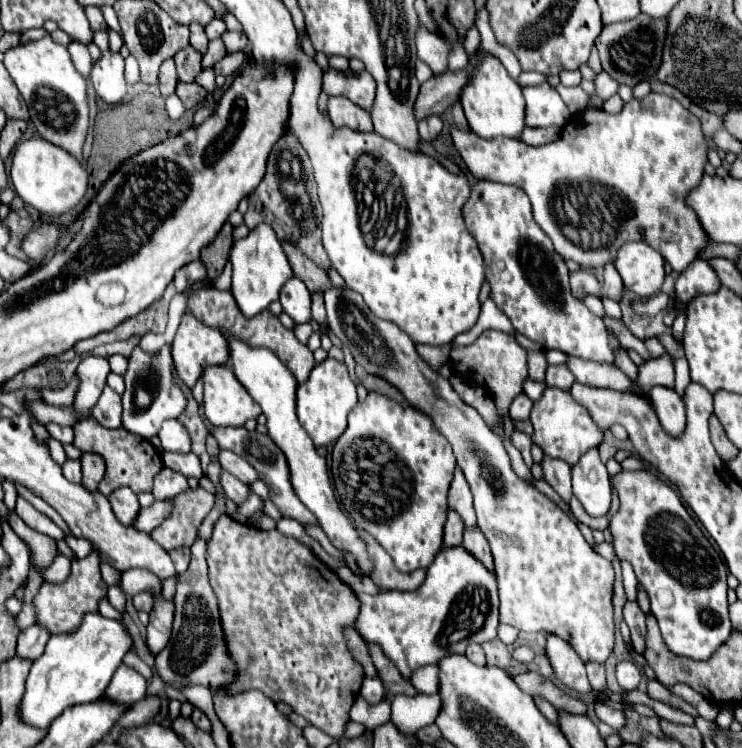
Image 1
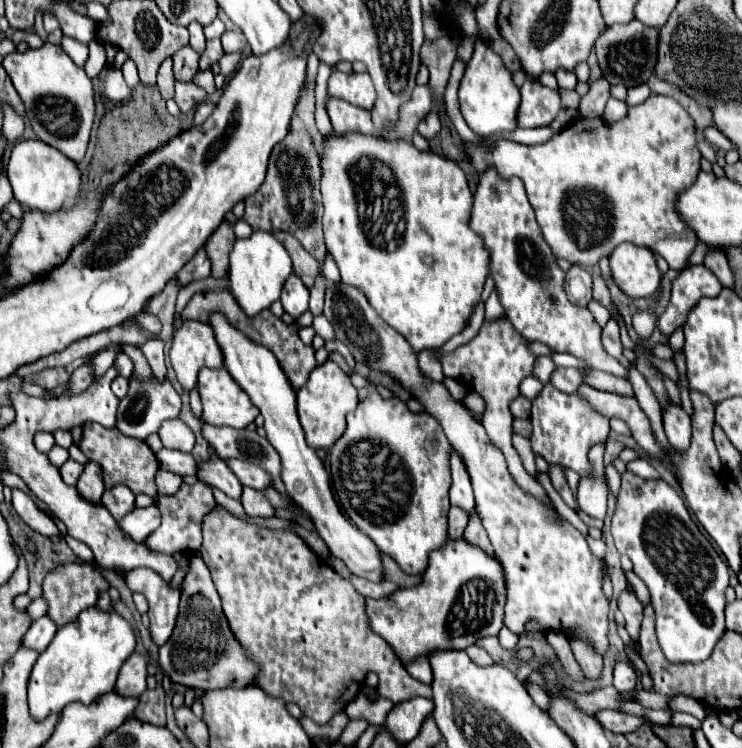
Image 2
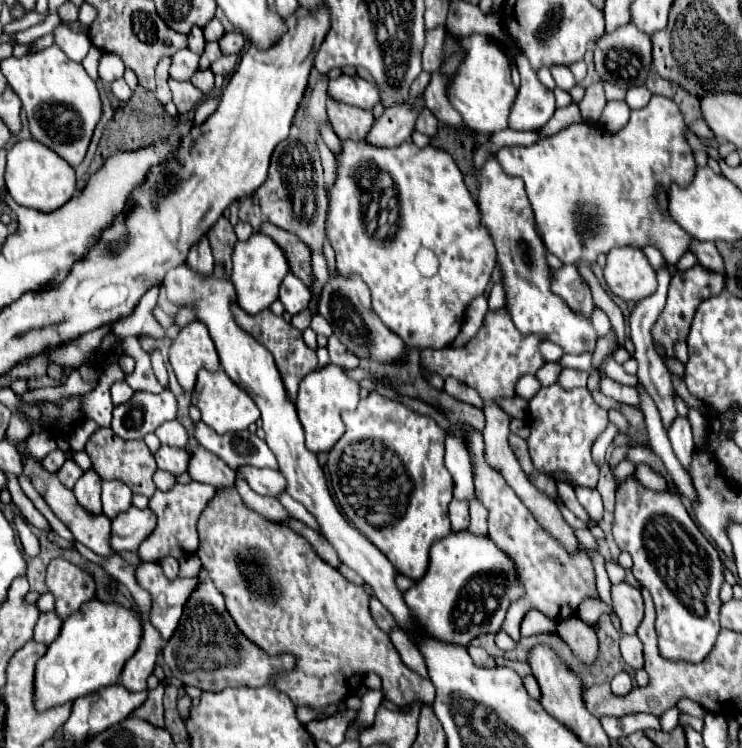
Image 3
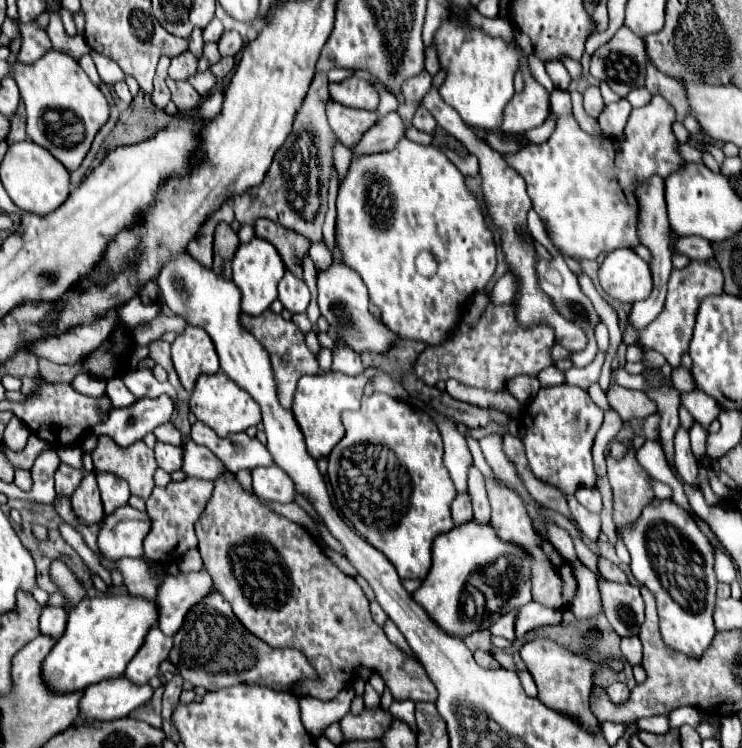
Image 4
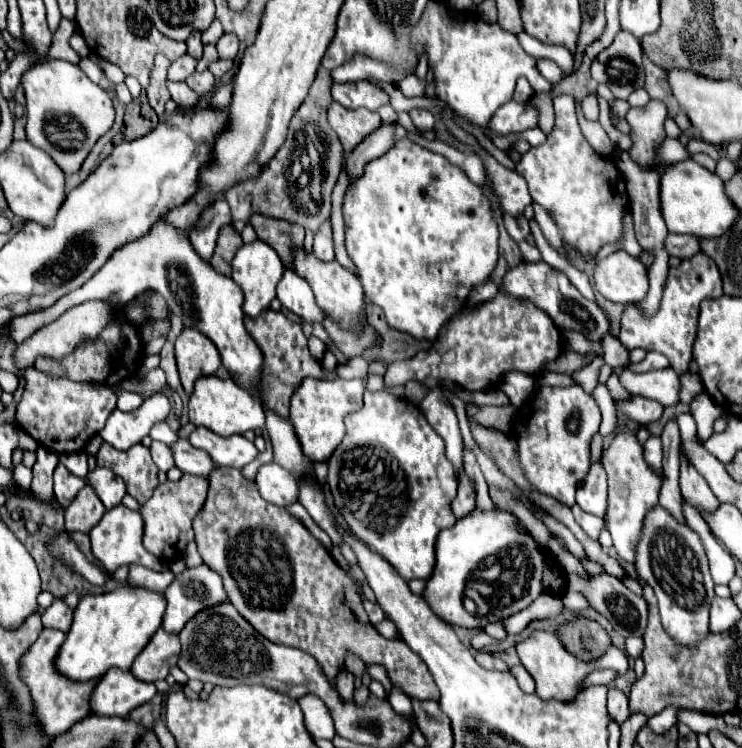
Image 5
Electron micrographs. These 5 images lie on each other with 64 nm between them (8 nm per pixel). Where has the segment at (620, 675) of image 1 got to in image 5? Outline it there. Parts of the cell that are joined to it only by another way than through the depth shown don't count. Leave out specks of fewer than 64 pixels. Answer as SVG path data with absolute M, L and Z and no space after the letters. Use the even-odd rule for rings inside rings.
M618 688L608 690L608 712L618 724L622 724L628 718L628 696L622 690Z

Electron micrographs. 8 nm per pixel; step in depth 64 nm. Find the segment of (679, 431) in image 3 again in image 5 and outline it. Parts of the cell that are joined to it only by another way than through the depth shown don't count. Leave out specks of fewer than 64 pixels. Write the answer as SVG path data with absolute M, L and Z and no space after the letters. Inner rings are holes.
M680 448L680 490L682 496L698 510L716 510L720 506L720 502L708 488L706 480L692 468L692 464L686 462L682 448Z

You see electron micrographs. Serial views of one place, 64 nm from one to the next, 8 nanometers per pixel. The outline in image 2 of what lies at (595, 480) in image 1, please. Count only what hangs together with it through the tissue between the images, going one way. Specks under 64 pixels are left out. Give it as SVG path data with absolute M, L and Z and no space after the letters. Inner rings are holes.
M596 444L588 452L588 462L592 464L592 476L582 476L578 482L578 504L580 508L592 516L604 520L606 504L608 504L608 484L604 480L604 446Z

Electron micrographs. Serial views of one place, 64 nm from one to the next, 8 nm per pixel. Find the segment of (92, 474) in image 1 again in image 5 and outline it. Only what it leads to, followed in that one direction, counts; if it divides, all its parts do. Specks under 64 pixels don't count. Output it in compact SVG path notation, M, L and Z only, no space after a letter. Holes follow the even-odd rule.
M86 484L76 494L76 500L72 500L66 508L66 530L78 530L88 534L100 522L104 512L104 504L100 504L100 498L96 496L96 492L92 492L92 486Z

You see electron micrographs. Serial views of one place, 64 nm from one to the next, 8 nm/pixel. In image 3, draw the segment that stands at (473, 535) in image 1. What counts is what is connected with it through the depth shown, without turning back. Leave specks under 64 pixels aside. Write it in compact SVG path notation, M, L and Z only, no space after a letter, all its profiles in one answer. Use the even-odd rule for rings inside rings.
M476 498L470 502L470 526L468 526L468 532L488 536L486 534L486 510Z

